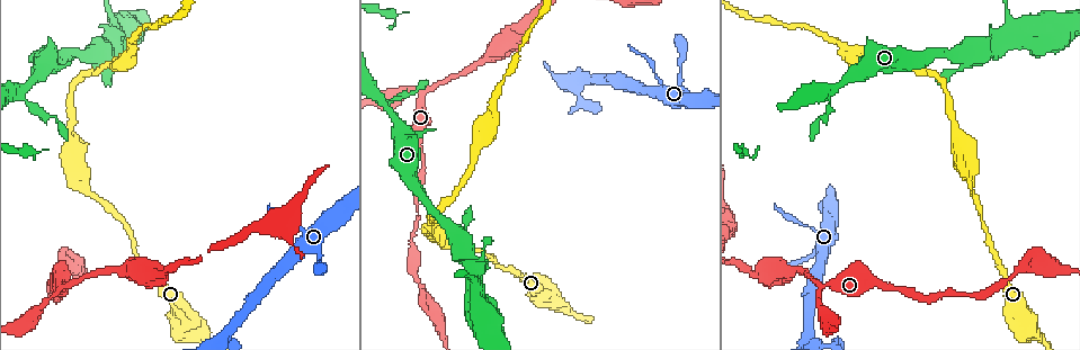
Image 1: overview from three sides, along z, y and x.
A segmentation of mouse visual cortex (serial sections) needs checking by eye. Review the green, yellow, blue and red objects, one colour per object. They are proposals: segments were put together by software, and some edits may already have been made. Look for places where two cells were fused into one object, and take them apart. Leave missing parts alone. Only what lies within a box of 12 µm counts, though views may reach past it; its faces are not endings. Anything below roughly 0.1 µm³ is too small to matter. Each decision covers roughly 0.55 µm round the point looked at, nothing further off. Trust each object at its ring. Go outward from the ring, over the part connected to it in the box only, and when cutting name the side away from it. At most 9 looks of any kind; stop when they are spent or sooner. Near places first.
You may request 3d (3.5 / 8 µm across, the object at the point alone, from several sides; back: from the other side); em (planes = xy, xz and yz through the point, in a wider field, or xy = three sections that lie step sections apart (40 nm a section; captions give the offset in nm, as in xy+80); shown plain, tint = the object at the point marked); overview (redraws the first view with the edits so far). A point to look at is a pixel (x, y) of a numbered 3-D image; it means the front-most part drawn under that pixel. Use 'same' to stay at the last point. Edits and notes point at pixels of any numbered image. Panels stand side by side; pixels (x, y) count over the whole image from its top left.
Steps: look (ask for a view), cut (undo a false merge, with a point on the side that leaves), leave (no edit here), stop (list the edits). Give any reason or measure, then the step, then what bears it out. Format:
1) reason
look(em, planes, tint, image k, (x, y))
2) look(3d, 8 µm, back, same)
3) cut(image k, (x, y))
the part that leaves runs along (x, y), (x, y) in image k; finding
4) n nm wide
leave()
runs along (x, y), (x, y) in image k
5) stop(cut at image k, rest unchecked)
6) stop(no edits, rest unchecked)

thin neck
look(3d, 3.5 µm, image 1, (944, 294))

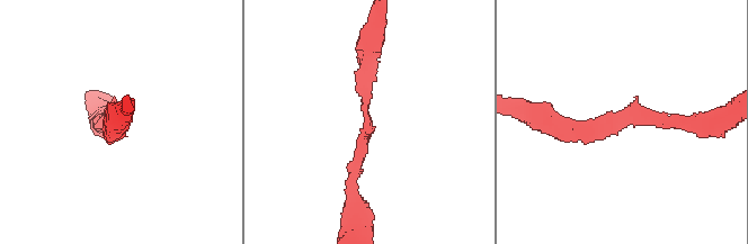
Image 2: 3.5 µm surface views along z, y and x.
arms of 200, 250 nm
leave()
runs along (367, 50), (367, 133), (354, 187) in image 2; one cell here

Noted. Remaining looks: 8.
thin neck
look(3d, 3.5 µm, image 1, (680, 74))

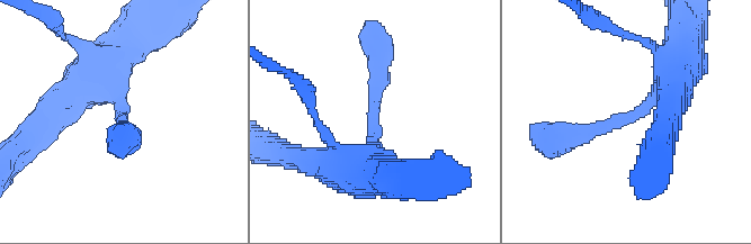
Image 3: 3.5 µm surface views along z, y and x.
look(em, xy, step 3, tint, image 3, (123, 119))

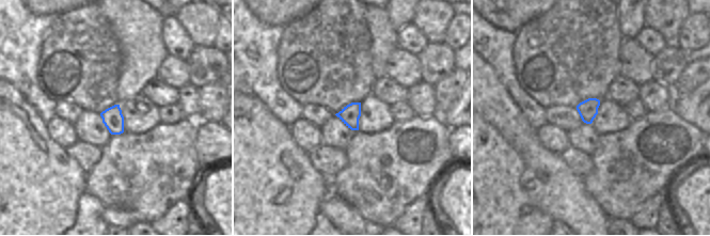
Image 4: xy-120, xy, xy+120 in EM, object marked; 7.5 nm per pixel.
leave()
runs along (674, 69), (643, 110), (554, 137) in image 3; one cell here

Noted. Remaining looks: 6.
arms part here
look(3d, 3.5 µm, back, image 1, (155, 274))

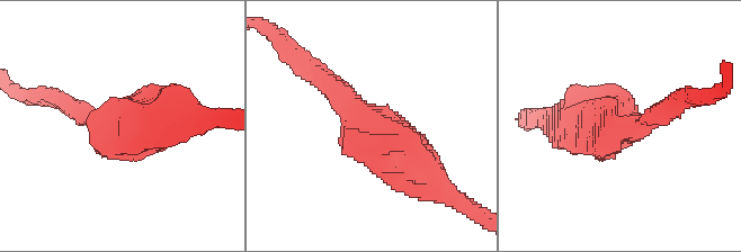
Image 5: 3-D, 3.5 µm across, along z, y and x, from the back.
look(em, xy, step 3, tint, image 5, (116, 125))

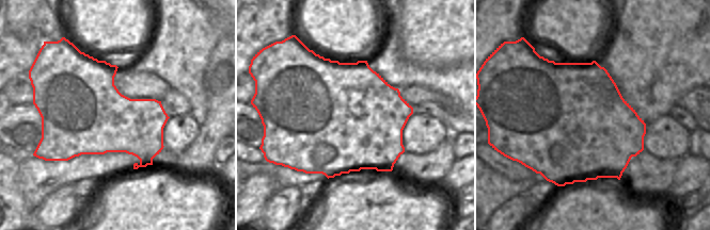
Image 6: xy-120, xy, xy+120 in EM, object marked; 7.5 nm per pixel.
850 nm wide
leave()
runs along (439, 185), (349, 98), (332, 90) in image 5; continuous, no second cell

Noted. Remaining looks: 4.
looks like a crossing
look(3d, 3.5 µm, image 1, (474, 284))

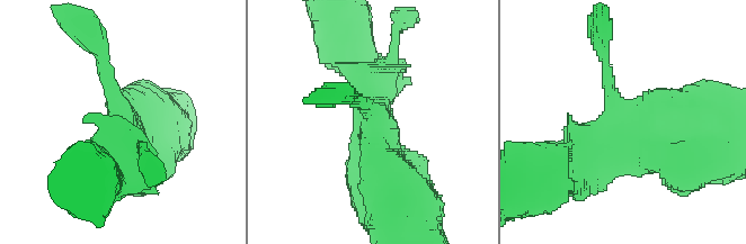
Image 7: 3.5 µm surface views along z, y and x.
shape alone is not enough
look(em, xy, step 2, tint, image 7, (618, 128))

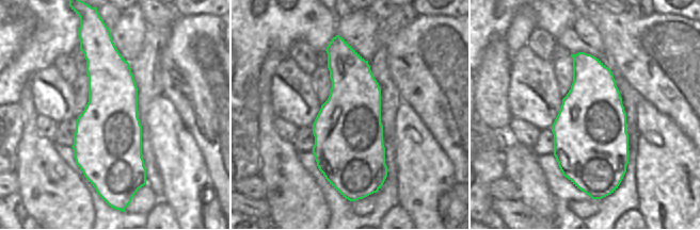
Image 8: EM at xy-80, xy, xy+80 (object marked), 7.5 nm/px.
look(em, planes, tint, same)

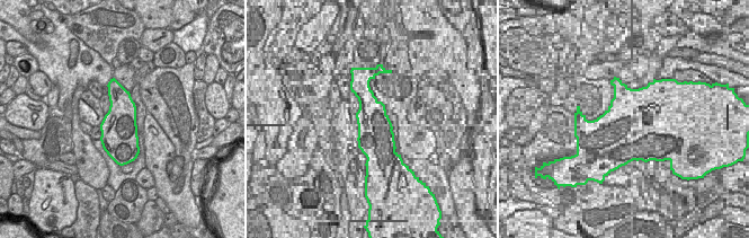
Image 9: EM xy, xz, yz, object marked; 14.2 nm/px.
500 nm wide
leave()
runs along (574, 180), (692, 118) in image 7; one cell here

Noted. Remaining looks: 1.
stop(no edits, rest unchecked)

